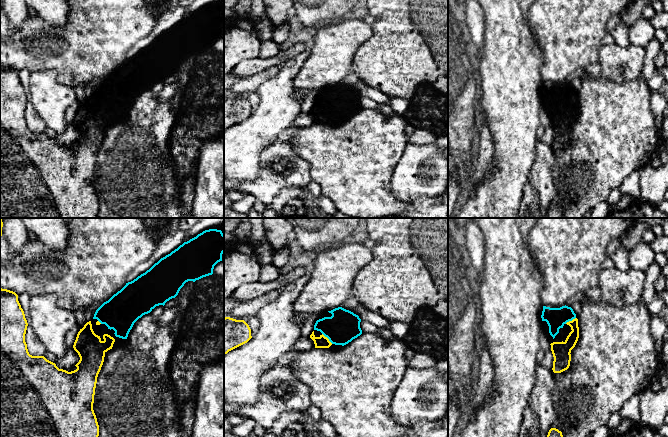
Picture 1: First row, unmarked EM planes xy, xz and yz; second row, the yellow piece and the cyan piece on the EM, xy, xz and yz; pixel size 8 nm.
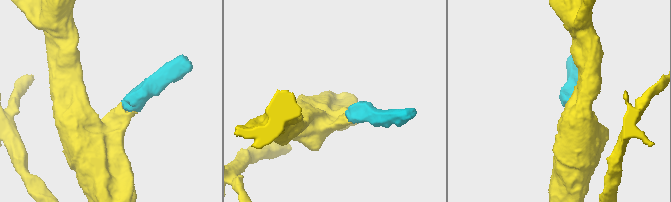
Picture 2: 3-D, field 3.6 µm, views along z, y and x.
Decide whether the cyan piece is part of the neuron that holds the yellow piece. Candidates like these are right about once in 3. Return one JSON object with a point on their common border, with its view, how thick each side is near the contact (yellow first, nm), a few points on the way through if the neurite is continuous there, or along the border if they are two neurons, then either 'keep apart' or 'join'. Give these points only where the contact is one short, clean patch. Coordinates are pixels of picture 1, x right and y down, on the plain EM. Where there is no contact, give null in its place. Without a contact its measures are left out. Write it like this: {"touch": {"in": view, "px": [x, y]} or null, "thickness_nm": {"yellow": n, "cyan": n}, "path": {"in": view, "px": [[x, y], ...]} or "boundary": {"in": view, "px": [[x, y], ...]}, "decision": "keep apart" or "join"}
{"touch": {"in": "xz", "px": [327, 114]}, "thickness_nm": {"yellow": 100, "cyan": 260}, "path": {"in": "xz", "px": [[320, 118], [327, 114], [335, 106], [343, 102]]}, "decision": "join"}

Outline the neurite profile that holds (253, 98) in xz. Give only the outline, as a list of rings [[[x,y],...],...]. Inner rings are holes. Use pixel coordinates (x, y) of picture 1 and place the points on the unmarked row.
[[[254,92],[244,95],[244,97],[249,101],[251,105],[251,112],[254,113],[257,110],[260,103],[259,94],[257,92]]]

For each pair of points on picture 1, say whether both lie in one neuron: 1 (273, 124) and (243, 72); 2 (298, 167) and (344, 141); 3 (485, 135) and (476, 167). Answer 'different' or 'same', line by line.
1: different
2: different
3: same

